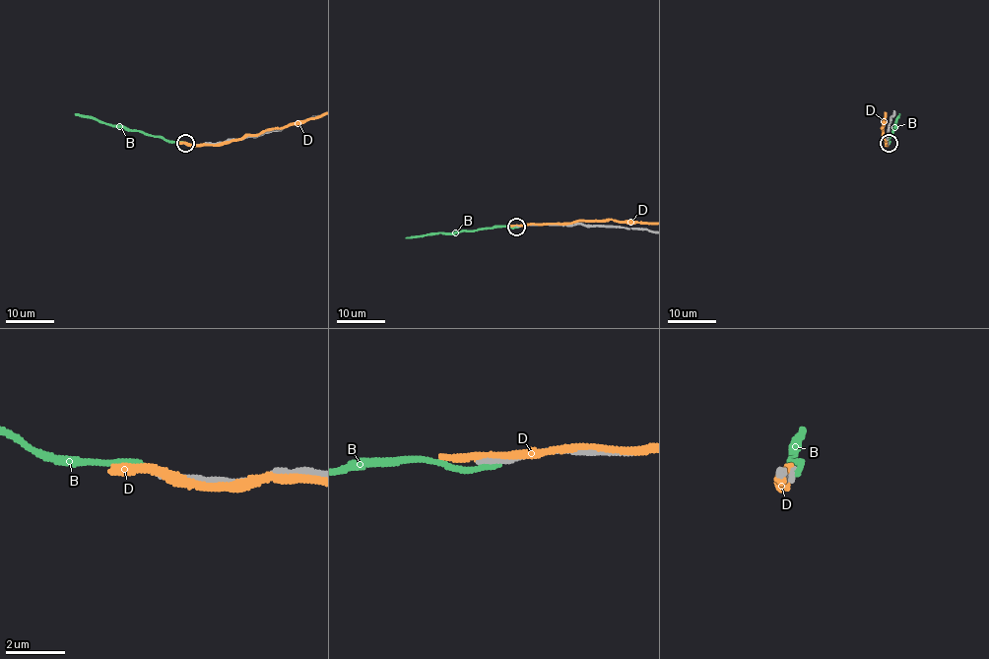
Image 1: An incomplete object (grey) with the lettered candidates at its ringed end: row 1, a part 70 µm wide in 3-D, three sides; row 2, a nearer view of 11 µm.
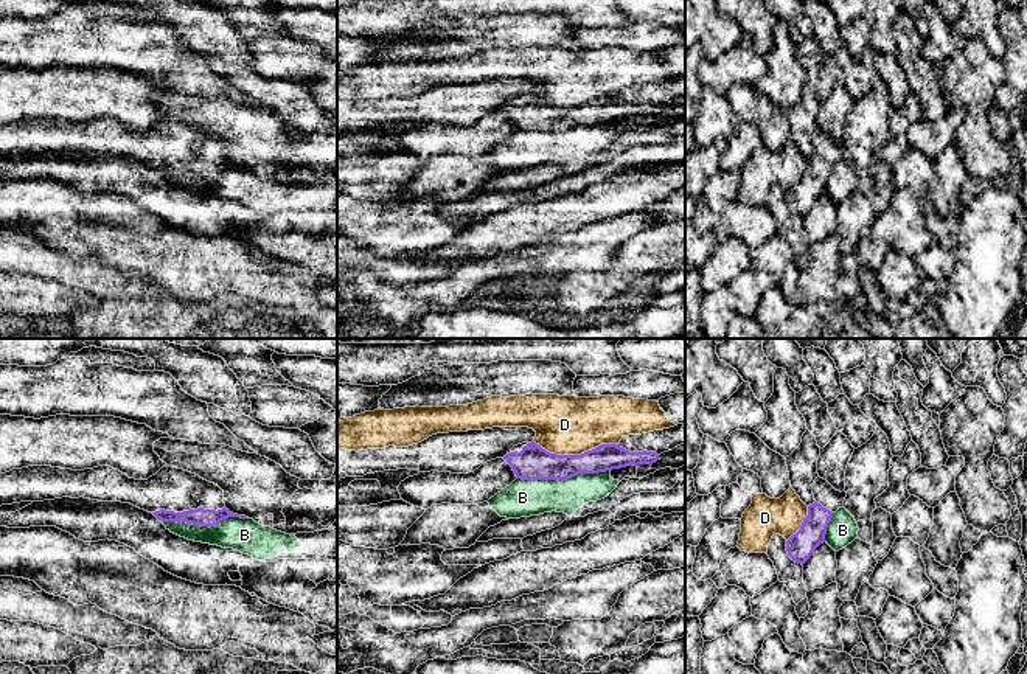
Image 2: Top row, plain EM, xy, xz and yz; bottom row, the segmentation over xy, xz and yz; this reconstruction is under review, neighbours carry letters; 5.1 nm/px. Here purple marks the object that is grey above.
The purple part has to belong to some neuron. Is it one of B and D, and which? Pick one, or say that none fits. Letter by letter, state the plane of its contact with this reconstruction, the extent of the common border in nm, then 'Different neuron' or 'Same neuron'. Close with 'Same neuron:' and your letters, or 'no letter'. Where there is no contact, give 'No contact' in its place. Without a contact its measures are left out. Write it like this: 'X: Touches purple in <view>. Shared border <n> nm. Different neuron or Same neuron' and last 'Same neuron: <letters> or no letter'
B: Touches purple in xz. Shared border 480 nm. Different neuron
D: Touches purple in xz. Shared border 440 nm. Different neuron
Same neuron: no letter

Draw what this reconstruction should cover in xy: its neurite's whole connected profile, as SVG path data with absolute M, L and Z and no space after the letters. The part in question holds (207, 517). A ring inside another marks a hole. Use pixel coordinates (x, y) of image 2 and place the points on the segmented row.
M28 466L0 474L0 506L62 497L131 503L162 522L214 526L228 517L247 519L225 508L218 485L174 466L163 466L148 480L129 478L110 466L84 471Z

